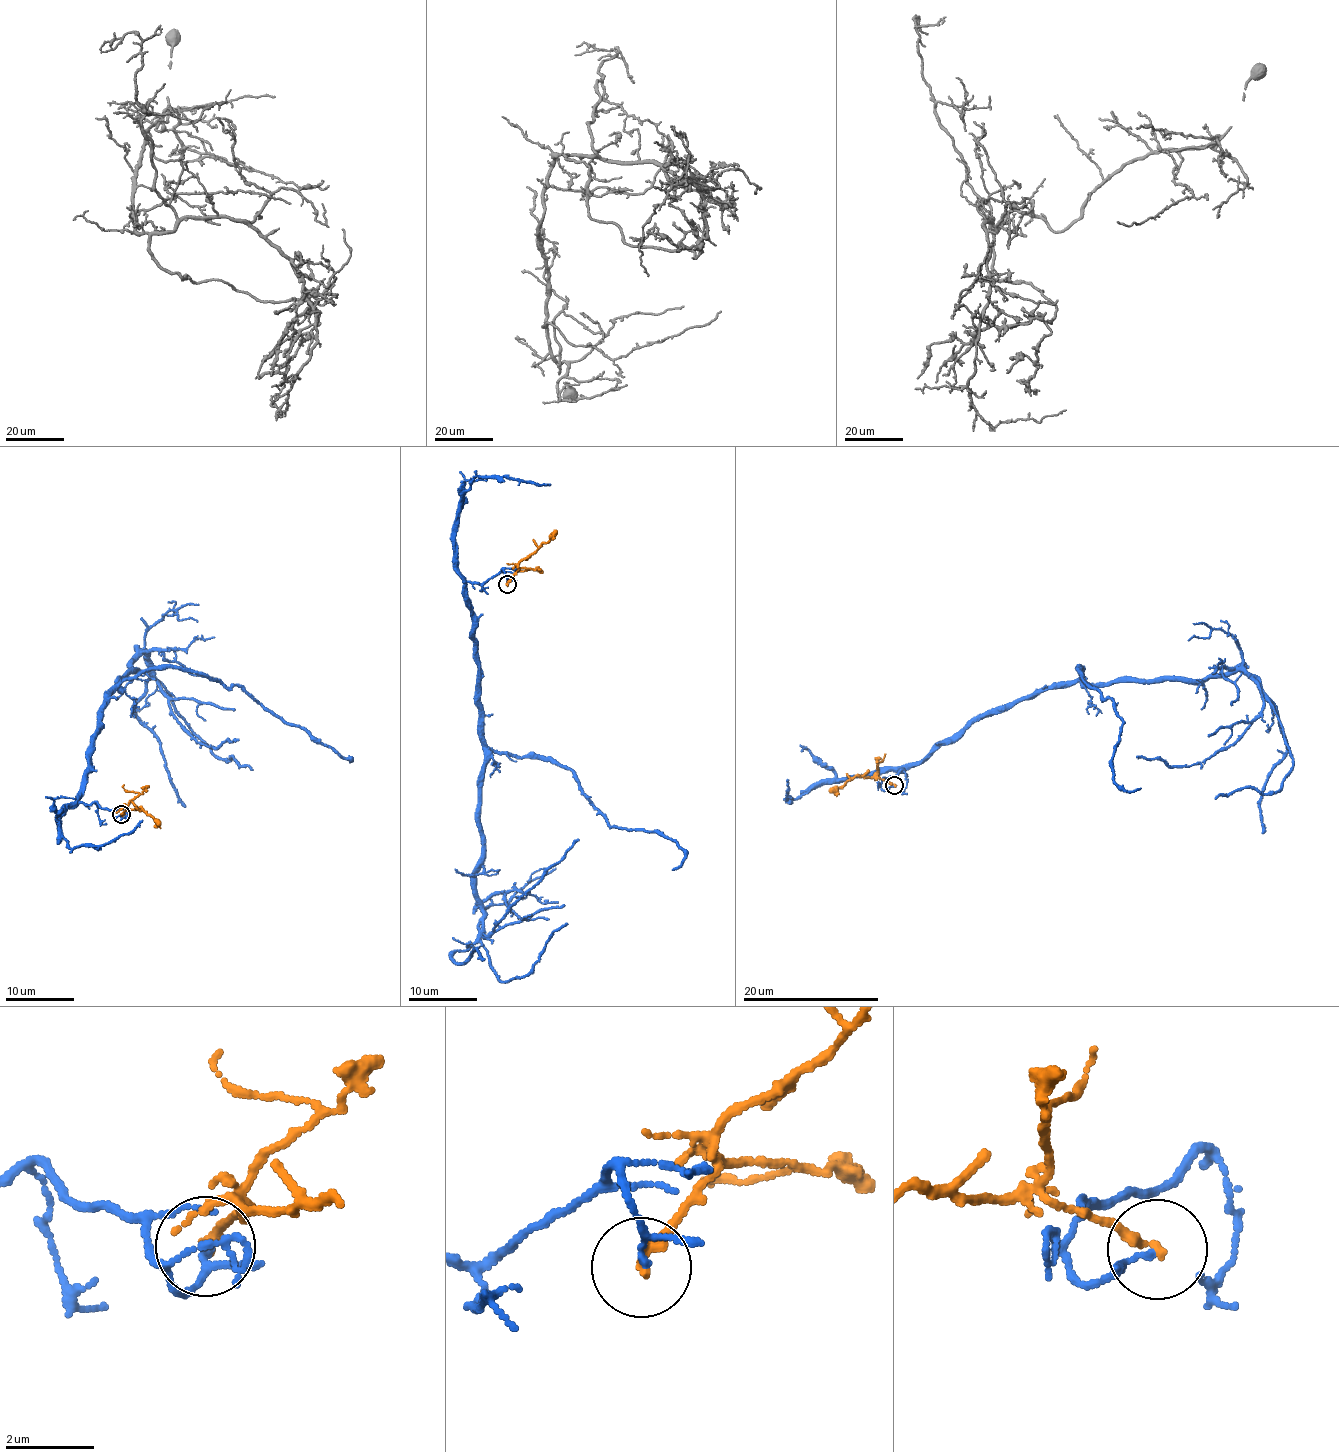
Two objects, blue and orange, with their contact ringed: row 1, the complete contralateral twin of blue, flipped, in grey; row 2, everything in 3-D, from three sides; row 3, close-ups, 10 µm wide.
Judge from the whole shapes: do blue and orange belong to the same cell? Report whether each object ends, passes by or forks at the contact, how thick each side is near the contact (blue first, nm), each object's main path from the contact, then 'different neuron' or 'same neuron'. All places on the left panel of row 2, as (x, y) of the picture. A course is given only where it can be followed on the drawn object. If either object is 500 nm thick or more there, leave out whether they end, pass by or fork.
blue passes by; orange ends; calibres 70 and 240 nm; course blue (122, 814), (78, 801), (107, 699), (145, 652), (190, 729), (223, 760), (252, 769); course orange (121, 814), (142, 807), (159, 824); different neuron

